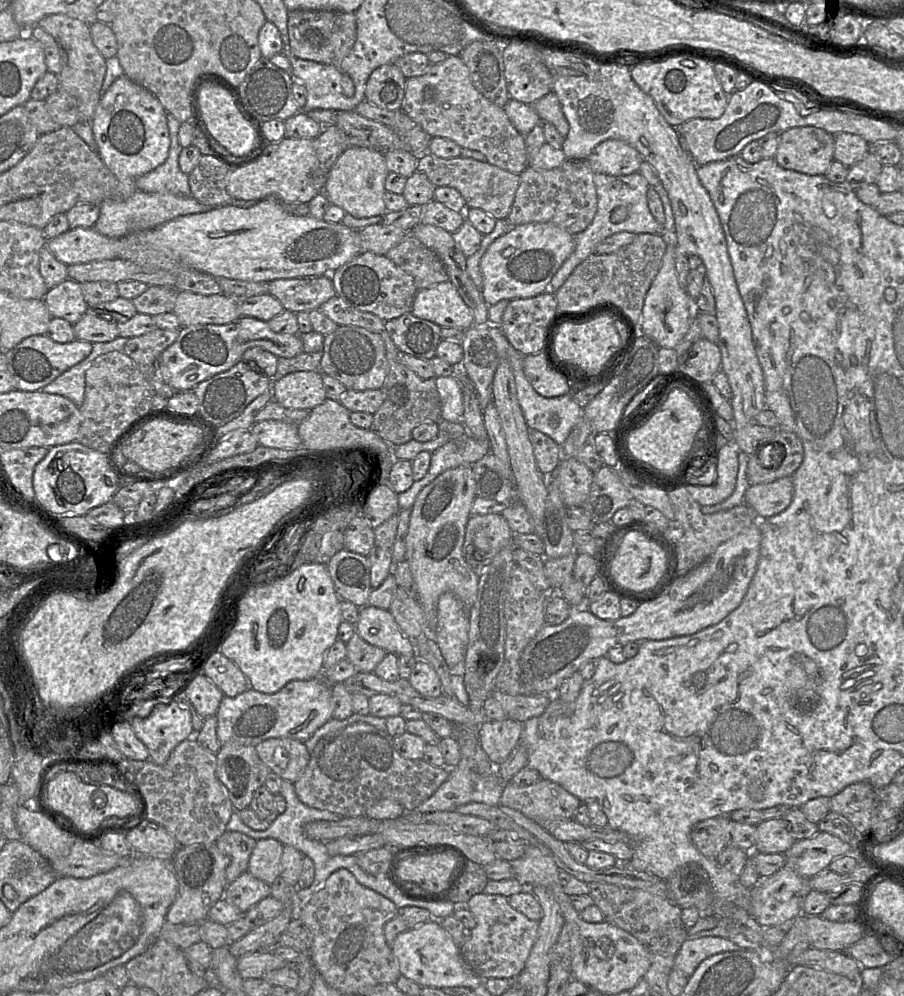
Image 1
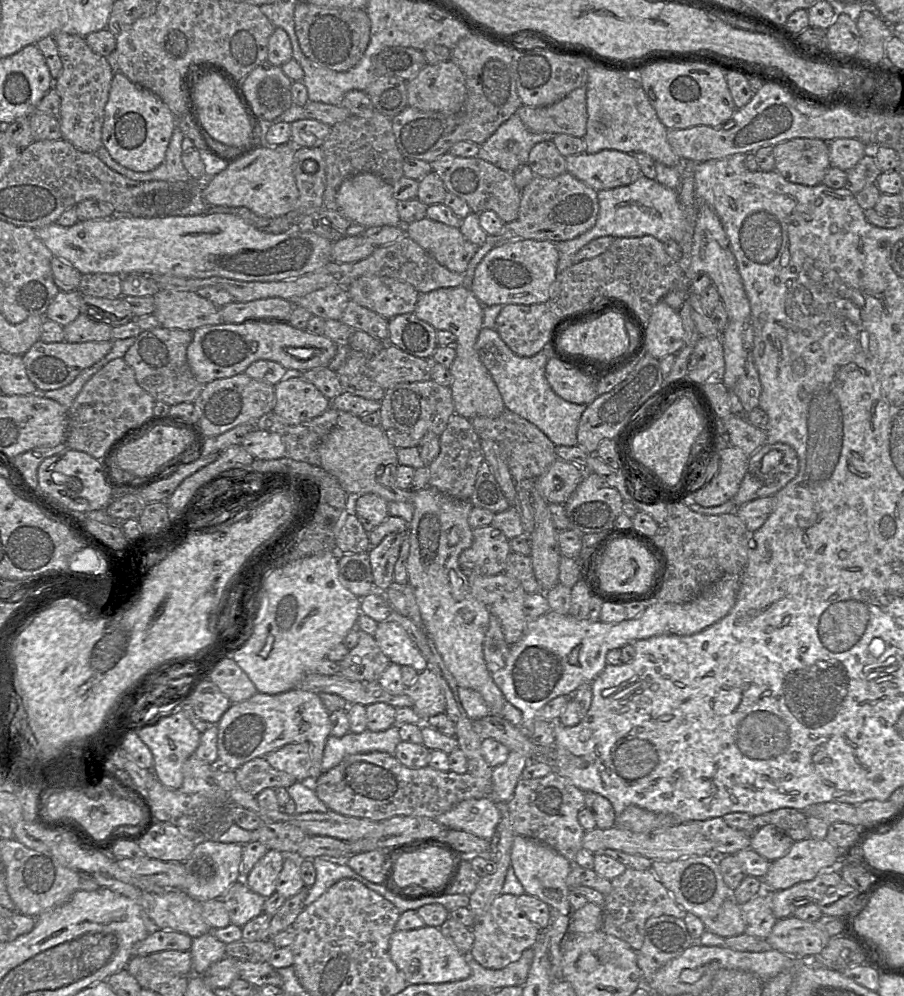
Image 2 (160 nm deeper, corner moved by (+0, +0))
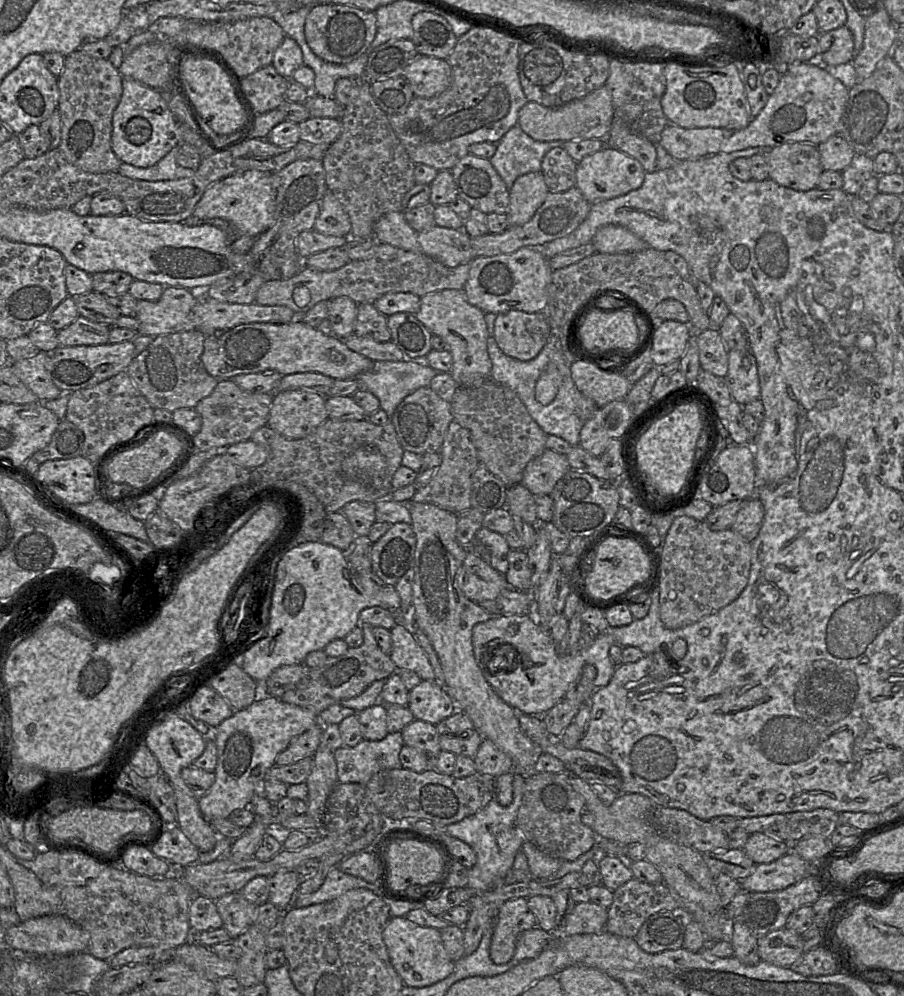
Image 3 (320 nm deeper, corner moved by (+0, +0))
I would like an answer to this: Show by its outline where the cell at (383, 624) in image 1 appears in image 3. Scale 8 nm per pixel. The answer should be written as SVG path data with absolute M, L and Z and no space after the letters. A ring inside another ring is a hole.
M403 624L391 629L390 657L398 670L415 672L422 680L435 681L434 670L415 636Z

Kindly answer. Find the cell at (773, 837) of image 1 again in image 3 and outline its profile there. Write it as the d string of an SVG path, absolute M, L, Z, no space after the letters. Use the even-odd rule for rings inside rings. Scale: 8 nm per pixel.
M754 832L749 835L743 850L755 864L770 863L790 852L791 843Z

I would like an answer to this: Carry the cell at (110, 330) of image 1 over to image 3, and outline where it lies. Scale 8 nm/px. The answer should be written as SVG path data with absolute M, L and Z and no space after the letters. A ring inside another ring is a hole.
M79 315L72 324L58 331L59 346L107 344L111 328Z

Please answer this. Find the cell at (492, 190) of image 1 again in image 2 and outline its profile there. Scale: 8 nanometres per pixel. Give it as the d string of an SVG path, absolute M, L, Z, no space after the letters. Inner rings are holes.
M449 152L431 164L432 171L443 181L447 191L457 195L469 205L472 212L491 210L508 223L518 216L521 191L514 183L513 174L478 157L459 157Z

